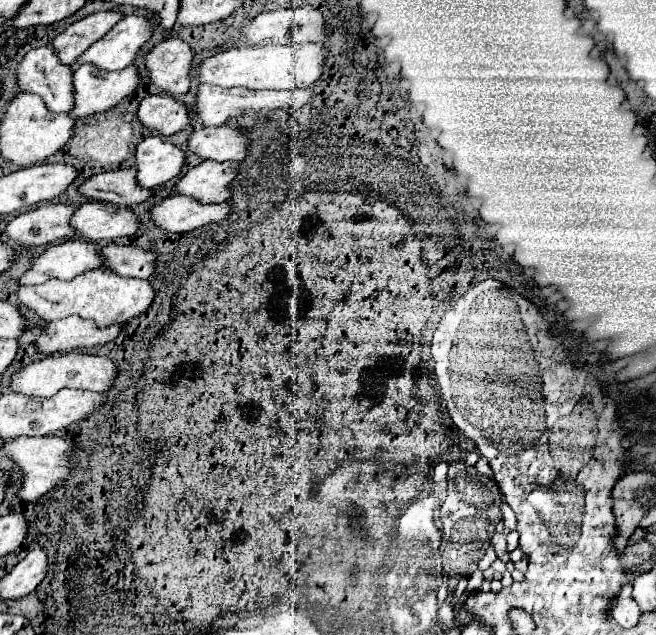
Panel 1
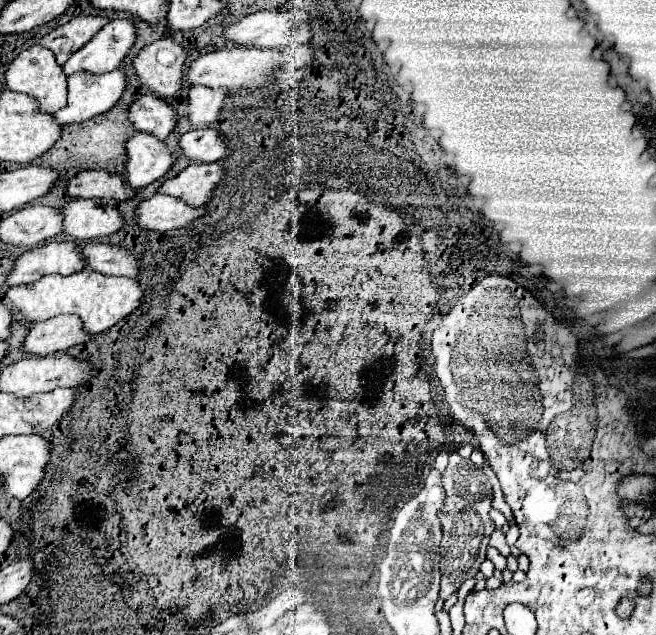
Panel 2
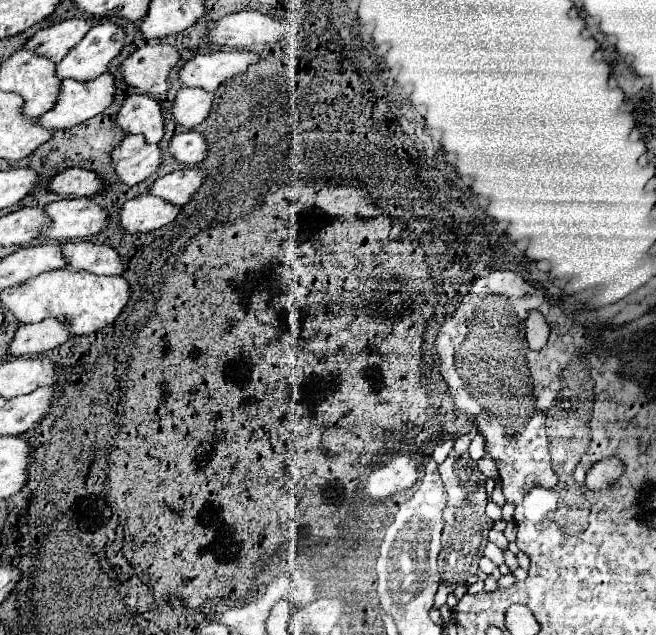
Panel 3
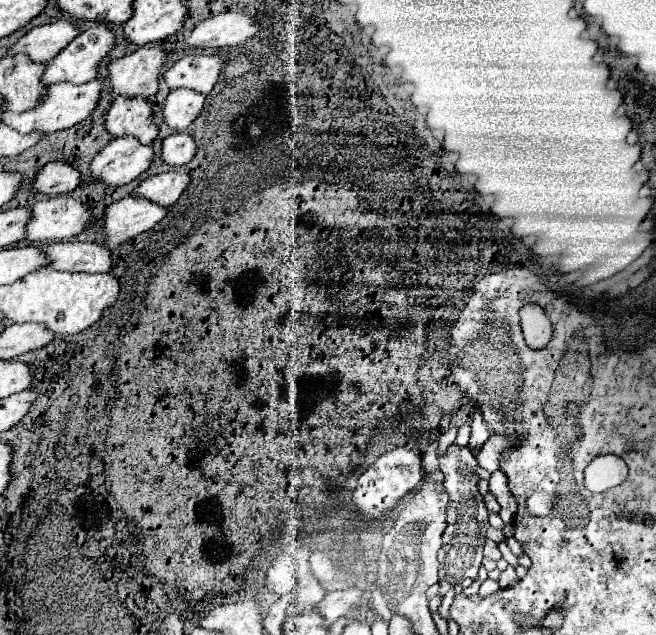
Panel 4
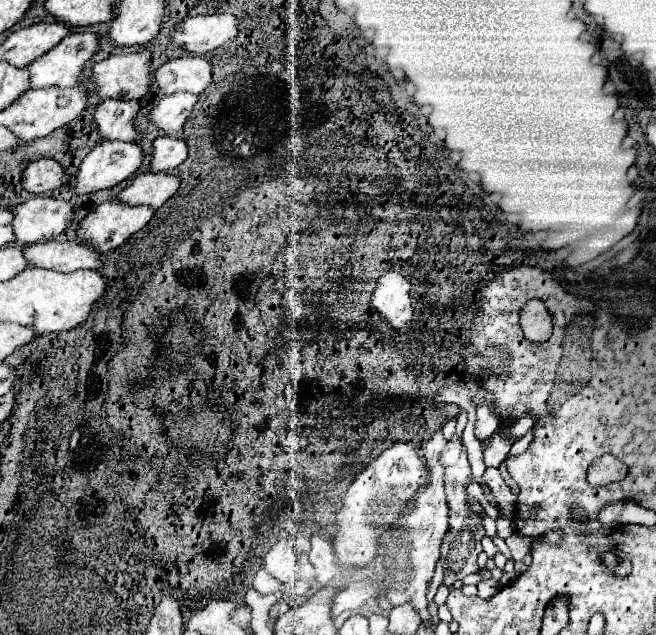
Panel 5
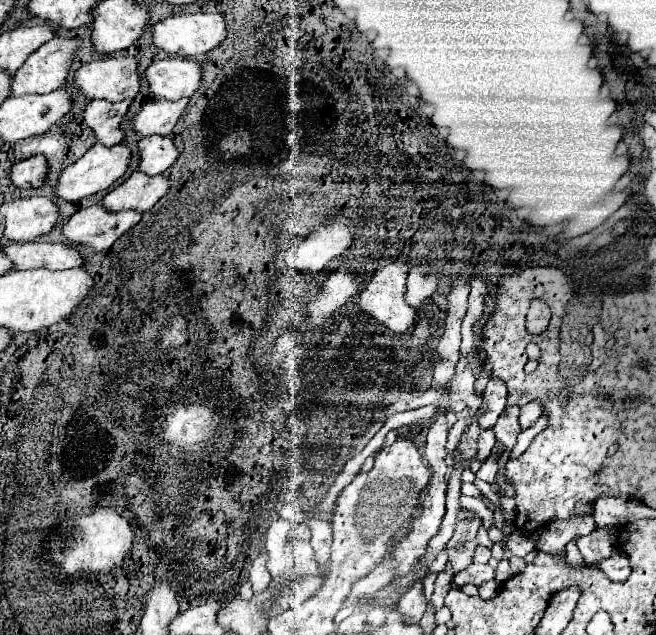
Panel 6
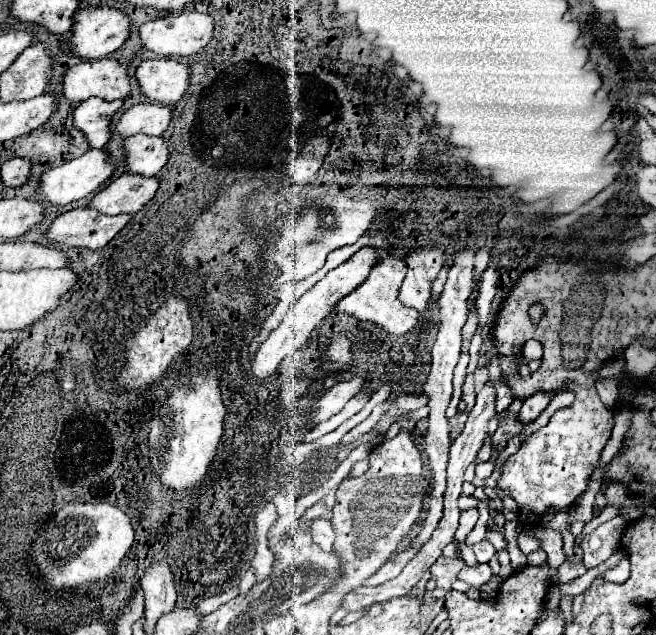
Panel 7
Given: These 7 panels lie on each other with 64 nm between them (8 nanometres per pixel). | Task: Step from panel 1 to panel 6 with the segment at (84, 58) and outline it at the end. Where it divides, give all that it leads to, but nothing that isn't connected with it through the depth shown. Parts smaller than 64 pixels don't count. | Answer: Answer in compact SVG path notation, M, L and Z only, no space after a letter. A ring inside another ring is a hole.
M54 38L48 44L40 46L14 74L10 96L22 96L32 92L46 94L64 88L78 50L78 38Z

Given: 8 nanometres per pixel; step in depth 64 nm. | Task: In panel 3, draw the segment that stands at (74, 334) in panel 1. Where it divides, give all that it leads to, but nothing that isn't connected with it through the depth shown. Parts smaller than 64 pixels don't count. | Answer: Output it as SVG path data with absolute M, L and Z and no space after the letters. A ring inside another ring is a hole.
M46 318L38 324L24 324L16 330L10 344L12 356L32 356L50 352L56 346L68 342L72 334L68 332L66 318Z

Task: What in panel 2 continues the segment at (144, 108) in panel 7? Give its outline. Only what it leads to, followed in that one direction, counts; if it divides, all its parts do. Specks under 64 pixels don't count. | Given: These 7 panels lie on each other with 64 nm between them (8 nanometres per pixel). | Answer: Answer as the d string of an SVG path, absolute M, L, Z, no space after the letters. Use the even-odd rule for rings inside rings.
M192 86L188 102L184 104L184 114L196 128L206 128L216 122L224 110L224 100L232 96L230 90L212 90L204 86Z

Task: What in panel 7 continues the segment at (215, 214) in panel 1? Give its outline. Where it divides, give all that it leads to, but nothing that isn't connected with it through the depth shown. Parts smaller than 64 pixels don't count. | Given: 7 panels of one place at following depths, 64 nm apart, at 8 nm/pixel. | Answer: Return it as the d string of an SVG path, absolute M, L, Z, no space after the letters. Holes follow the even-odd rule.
M86 206L86 208L76 208L76 210L70 210L70 212L64 212L62 216L58 216L46 236L64 246L100 250L130 220L132 220L132 214L106 216L106 214L100 214L94 208Z

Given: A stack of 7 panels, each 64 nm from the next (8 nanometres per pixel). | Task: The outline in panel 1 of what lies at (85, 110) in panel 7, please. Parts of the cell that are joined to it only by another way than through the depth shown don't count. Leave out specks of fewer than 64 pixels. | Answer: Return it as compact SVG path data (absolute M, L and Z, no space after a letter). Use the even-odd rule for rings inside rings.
M168 94L146 96L138 108L138 118L146 128L162 136L172 136L192 122L188 106Z

